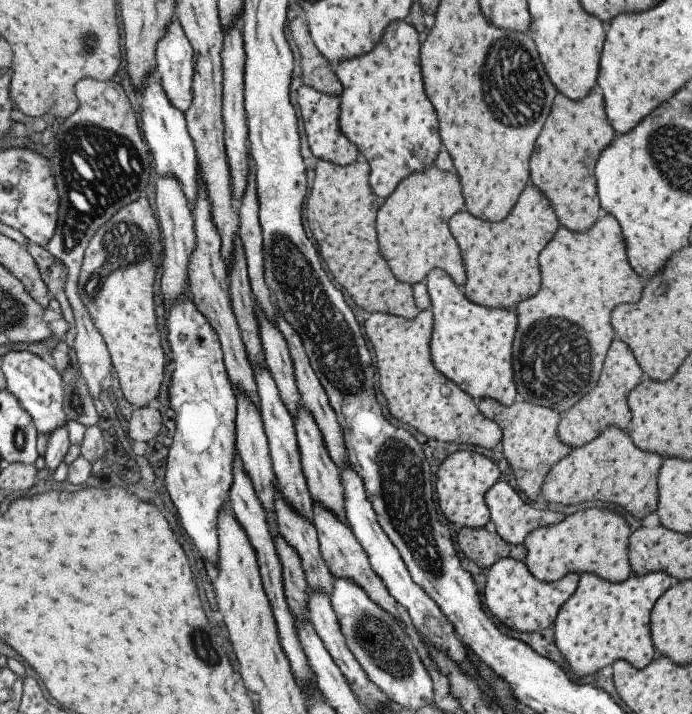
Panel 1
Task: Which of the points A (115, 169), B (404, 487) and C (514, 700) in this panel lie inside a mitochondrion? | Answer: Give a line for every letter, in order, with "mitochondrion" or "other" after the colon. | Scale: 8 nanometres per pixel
A: mitochondrion
B: mitochondrion
C: other

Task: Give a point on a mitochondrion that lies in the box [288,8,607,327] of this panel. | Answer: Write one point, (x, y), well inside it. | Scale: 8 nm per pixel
(507, 57)

